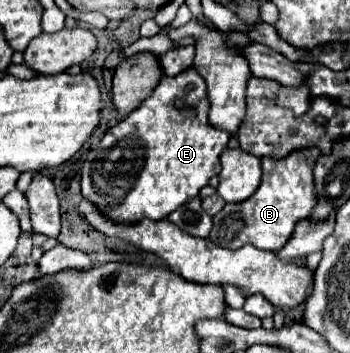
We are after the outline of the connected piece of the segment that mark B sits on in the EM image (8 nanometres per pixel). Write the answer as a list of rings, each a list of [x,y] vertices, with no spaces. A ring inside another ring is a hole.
[[[301,149],[301,151],[293,151],[291,155],[287,155],[285,159],[271,159],[271,157],[263,157],[261,165],[263,165],[263,177],[261,177],[261,185],[259,189],[243,203],[229,203],[225,205],[223,211],[219,211],[219,215],[213,217],[213,229],[209,233],[209,239],[219,245],[219,247],[227,247],[227,249],[239,249],[241,245],[255,245],[257,249],[267,249],[267,251],[279,251],[281,247],[285,247],[287,239],[291,239],[291,231],[295,229],[295,223],[299,223],[299,219],[307,219],[315,207],[315,185],[313,185],[313,167],[315,167],[315,159],[319,157],[319,149]],[[309,157],[311,165],[301,165],[301,159]]]

